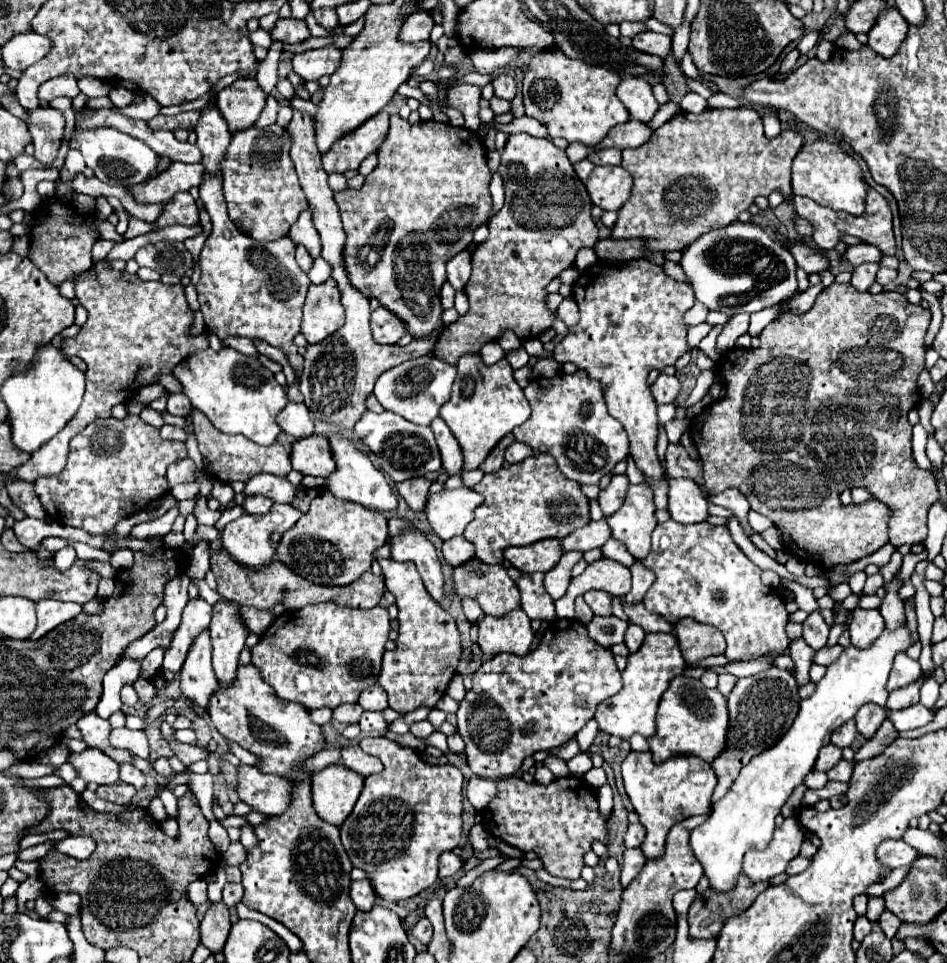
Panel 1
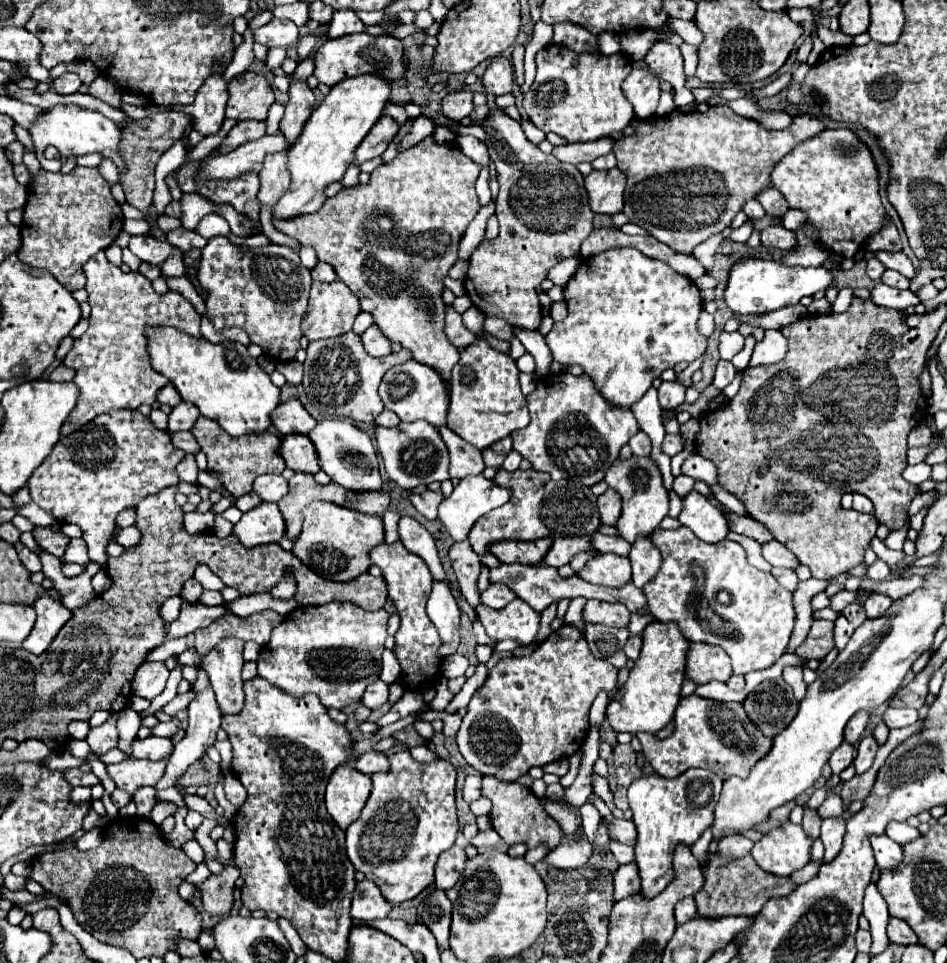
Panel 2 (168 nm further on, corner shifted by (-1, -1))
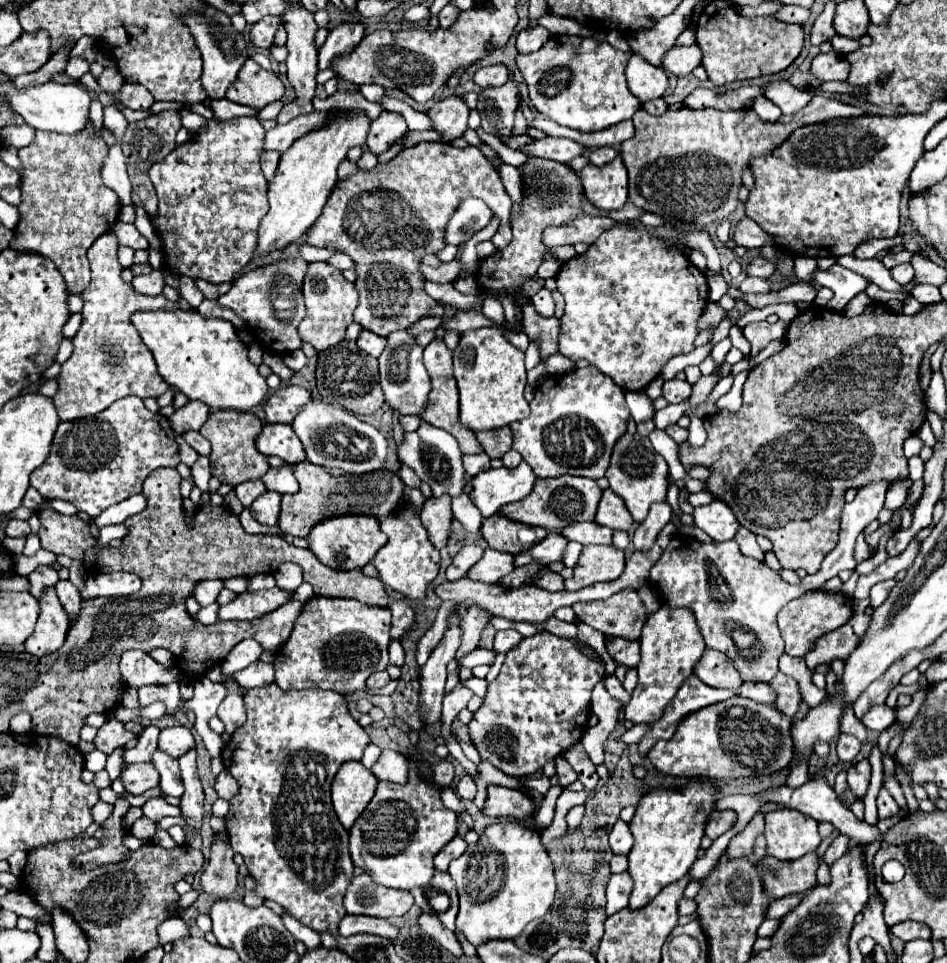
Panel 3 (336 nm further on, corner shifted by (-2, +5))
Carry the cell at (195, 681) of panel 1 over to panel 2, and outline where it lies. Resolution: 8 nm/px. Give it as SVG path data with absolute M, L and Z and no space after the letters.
M197 666L197 678L195 678L195 682L191 684L191 692L195 694L195 698L191 700L191 704L189 704L189 708L187 708L187 710L189 710L189 726L187 726L187 730L185 730L183 740L175 746L175 750L173 750L173 754L171 754L171 760L169 760L169 764L167 764L167 770L165 770L165 776L159 780L159 784L157 784L155 788L173 786L175 780L177 780L177 776L181 776L181 774L189 768L189 764L193 764L195 760L199 760L199 758L207 752L207 748L215 744L215 734L217 734L217 730L219 730L219 726L221 726L221 716L223 716L223 714L221 714L221 710L219 710L219 706L217 706L217 700L215 700L213 688L211 688L211 684L209 684L207 672L205 672L201 666Z

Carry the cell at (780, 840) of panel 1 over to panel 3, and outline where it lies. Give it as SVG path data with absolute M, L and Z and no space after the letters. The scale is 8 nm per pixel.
M788 808L772 810L764 816L764 820L768 854L778 860L798 860L804 854L814 852L822 842L818 822Z

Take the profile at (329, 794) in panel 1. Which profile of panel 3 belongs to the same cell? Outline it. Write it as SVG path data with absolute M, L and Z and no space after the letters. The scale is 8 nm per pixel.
M346 762L340 766L332 782L332 804L346 830L350 830L356 818L364 812L376 792L376 786L376 776L360 762Z

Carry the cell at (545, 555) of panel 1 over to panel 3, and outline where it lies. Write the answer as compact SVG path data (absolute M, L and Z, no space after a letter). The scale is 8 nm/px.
M496 512L496 516L486 518L482 522L480 532L494 550L508 552L508 554L518 554L522 550L528 550L530 546L534 546L548 534L544 528L514 522L506 516L502 516L502 512L500 514Z

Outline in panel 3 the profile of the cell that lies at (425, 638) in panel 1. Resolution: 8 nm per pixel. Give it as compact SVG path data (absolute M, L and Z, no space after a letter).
M400 502L394 512L390 512L386 518L382 518L380 528L388 536L388 542L378 550L374 556L372 564L376 566L380 580L386 586L392 586L396 592L402 596L414 600L414 602L424 602L426 588L434 582L440 570L440 552L430 544L428 534L418 518L420 510L408 502Z

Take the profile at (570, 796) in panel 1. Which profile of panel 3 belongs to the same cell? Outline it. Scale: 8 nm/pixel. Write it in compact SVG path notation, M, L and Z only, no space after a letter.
M488 786L488 798L484 804L486 816L512 816L512 818L526 818L534 814L534 802L522 792L504 786Z

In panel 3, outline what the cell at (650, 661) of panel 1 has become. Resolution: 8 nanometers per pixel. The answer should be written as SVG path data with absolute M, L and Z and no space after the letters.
M666 604L648 616L640 636L640 644L642 644L642 660L638 666L640 684L634 688L632 698L624 708L624 716L634 724L640 722L650 724L660 720L664 708L676 694L676 688L680 688L680 684L694 672L694 664L700 660L706 644L696 624L694 612L688 608L670 608Z

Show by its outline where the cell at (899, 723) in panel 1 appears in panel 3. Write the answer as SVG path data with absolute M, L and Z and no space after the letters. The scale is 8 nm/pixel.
M876 704L876 706L872 706L872 708L862 716L860 722L862 722L868 730L882 732L882 730L886 730L894 720L896 720L896 710L888 708L886 704Z

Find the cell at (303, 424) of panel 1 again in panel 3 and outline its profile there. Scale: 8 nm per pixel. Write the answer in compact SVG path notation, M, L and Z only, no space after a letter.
M282 386L278 388L264 404L264 414L268 422L290 424L296 418L296 412L312 400L310 392L304 386Z

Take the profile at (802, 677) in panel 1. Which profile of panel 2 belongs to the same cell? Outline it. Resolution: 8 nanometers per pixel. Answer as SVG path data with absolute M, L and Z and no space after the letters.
M773 568L771 574L777 578L777 582L779 582L783 588L787 588L791 594L795 592L799 580L797 580L797 574L795 574L793 570L787 570L787 568Z

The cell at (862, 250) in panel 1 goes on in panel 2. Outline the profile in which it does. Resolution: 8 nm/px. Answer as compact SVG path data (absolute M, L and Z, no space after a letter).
M877 250L873 252L873 256L885 266L885 268L891 268L891 270L897 270L901 274L905 274L909 280L915 276L915 268L911 264L911 260L903 254L903 252L887 252L887 250Z

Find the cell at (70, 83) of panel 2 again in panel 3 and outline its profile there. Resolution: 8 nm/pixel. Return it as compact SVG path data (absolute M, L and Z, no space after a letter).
M70 58L66 74L72 78L82 78L86 72L90 72L90 64L86 58Z

